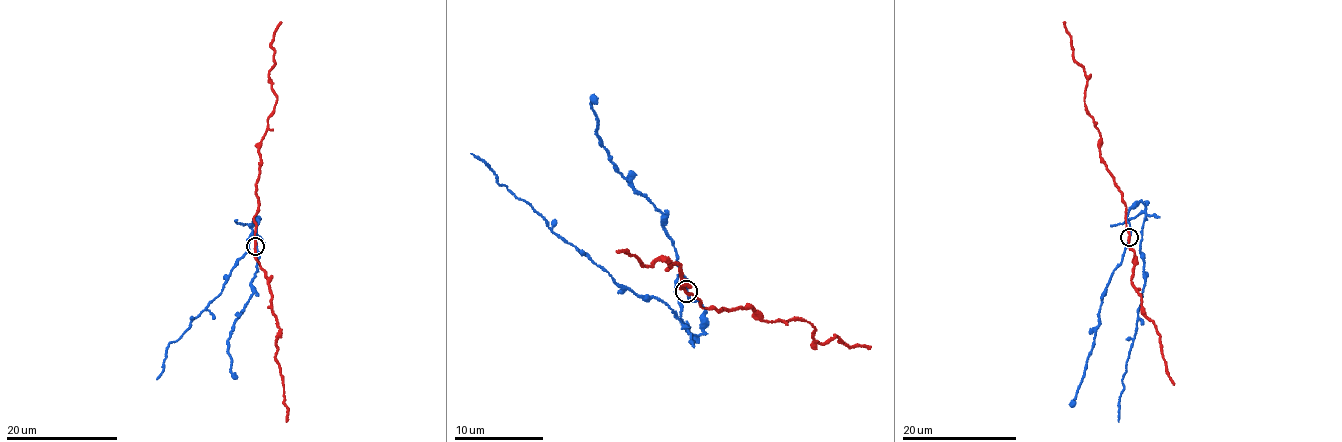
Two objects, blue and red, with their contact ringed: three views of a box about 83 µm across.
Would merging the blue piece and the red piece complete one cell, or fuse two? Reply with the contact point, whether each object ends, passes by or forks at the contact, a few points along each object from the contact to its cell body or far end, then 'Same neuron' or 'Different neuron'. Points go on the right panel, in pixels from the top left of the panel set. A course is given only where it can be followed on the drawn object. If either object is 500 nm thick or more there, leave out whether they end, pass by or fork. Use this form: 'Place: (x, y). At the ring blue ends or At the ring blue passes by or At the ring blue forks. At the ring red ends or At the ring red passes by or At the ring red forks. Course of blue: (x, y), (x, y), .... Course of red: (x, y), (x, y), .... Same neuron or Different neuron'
Place: (1129, 237). At the ring blue passes by. At the ring red passes by. Course of blue: (1129, 236), (1128, 211), (1140, 200), (1145, 211), (1140, 253), (1146, 281), (1122, 382), (1118, 421). Course of red: (1129, 236), (1127, 208), (1100, 155), (1100, 132), (1084, 104), (1087, 78), (1075, 61), (1071, 36), (1063, 22). Different neuron

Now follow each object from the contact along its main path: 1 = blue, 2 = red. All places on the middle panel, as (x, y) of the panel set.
1: (686, 292), (705, 308), (704, 332), (689, 332), (652, 296), (619, 286), (496, 182), (470, 153)
2: (686, 292), (701, 308), (752, 307), (769, 323), (805, 320), (817, 343), (834, 336), (849, 348), (871, 347)

